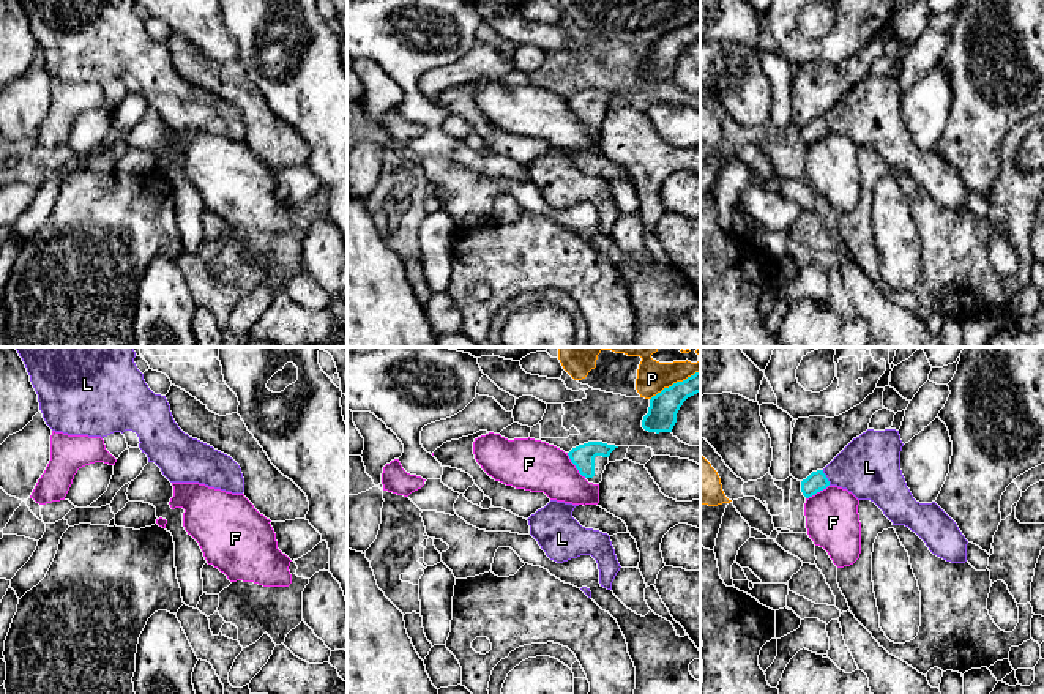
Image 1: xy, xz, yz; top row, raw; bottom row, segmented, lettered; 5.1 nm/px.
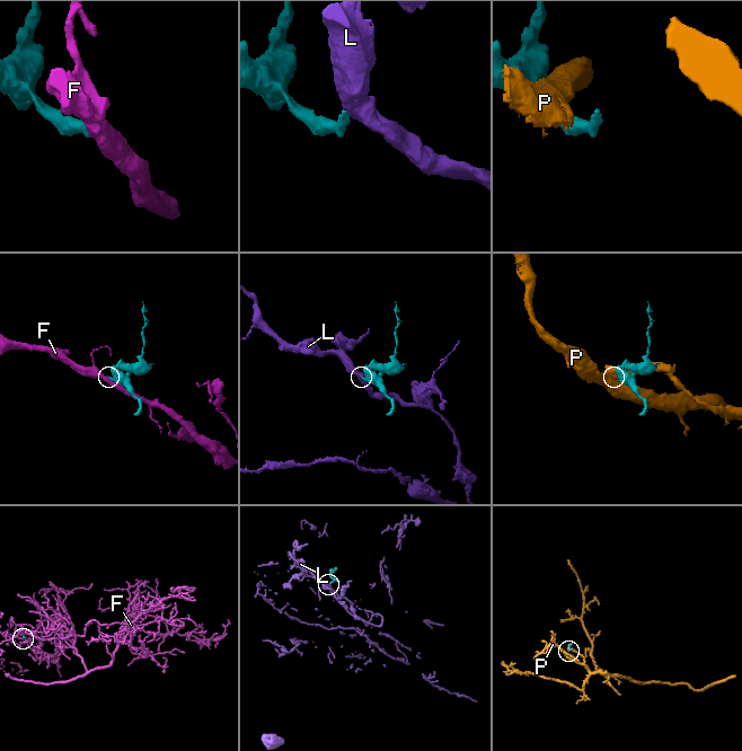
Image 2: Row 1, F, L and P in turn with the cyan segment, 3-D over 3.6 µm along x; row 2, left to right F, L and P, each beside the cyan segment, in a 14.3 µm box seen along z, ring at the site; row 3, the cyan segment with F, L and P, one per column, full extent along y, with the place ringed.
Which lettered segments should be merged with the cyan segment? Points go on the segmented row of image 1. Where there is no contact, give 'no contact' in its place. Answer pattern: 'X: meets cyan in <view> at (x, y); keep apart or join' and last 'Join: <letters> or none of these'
F: meets cyan in xz at (574, 464); keep apart
L: meets cyan in yz at (827, 478); join
P: meets cyan in xz at (674, 384); keep apart
Join: L

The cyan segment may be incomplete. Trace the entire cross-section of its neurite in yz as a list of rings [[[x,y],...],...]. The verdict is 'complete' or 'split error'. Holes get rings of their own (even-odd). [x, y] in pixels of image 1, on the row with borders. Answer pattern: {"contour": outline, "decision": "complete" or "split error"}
{"contour": [[[867,429],[853,438],[823,470],[801,481],[806,498],[837,486],[858,500],[874,502],[893,525],[915,532],[929,550],[951,563],[967,562],[968,541],[957,524],[935,503],[919,503],[907,487],[900,470],[899,431]]], "decision": "split error"}

